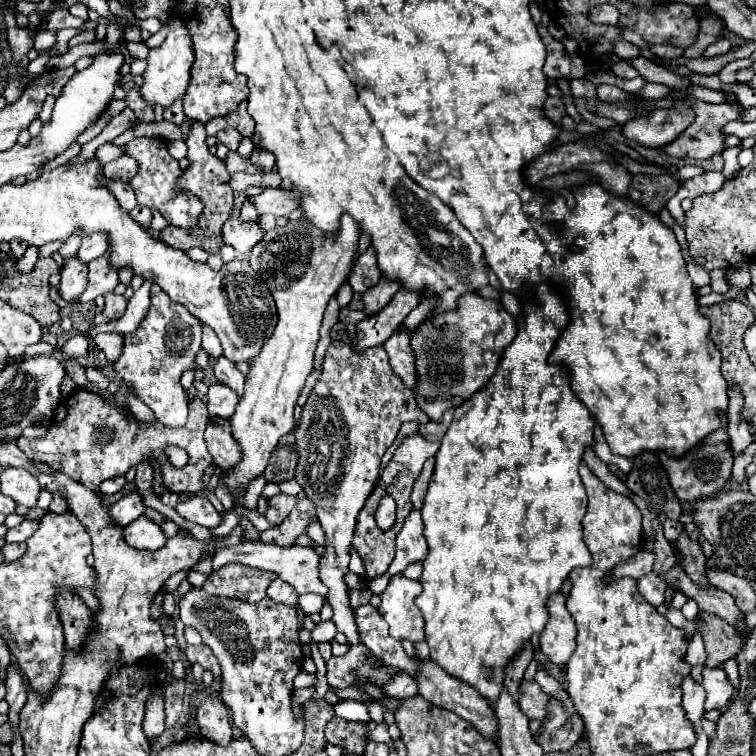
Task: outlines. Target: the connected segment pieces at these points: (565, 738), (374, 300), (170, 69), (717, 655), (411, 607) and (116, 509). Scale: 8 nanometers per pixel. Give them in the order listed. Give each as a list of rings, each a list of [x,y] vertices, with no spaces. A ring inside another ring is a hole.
[[[550,700],[548,706],[548,718],[542,722],[542,728],[534,736],[536,742],[544,748],[544,752],[554,752],[554,750],[568,750],[570,746],[576,744],[576,740],[584,732],[584,722],[578,714],[570,716],[566,714],[558,700]]]
[[[380,278],[380,282],[376,286],[368,288],[368,292],[364,292],[364,296],[362,296],[362,302],[364,302],[362,312],[366,314],[366,318],[370,318],[372,314],[378,314],[392,300],[392,296],[398,290],[400,290],[400,284],[390,282],[386,278]]]
[[[170,18],[168,22],[170,34],[166,38],[166,42],[158,48],[150,48],[148,50],[148,66],[142,74],[144,84],[140,86],[140,94],[144,98],[144,102],[148,106],[162,106],[162,108],[170,108],[174,104],[176,98],[182,98],[188,84],[190,84],[190,66],[194,62],[194,52],[192,52],[192,40],[188,36],[188,30],[180,24],[180,20]]]
[[[700,612],[704,616],[704,644],[706,644],[706,666],[714,668],[728,658],[736,656],[742,648],[742,638],[738,638],[738,632],[720,620],[718,616],[712,616],[712,612]]]
[[[396,574],[390,578],[388,588],[380,594],[382,604],[378,610],[386,618],[392,638],[410,642],[424,640],[424,616],[414,604],[420,588],[418,580]]]
[[[132,490],[130,494],[122,496],[118,502],[114,502],[110,506],[110,514],[116,524],[128,526],[132,520],[136,520],[144,512],[144,508],[146,508],[146,504],[144,504],[142,494],[138,490]]]

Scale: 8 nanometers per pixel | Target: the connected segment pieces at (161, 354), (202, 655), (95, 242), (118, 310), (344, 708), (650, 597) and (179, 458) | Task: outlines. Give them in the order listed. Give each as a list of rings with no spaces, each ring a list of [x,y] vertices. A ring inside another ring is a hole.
[[[166,292],[152,296],[150,310],[138,330],[124,336],[122,356],[114,362],[114,372],[132,388],[134,396],[142,400],[156,416],[156,420],[170,428],[180,428],[188,418],[188,394],[180,384],[180,376],[194,366],[202,342],[202,324],[182,304],[168,298]]]
[[[200,644],[200,646],[186,646],[186,656],[188,656],[188,660],[194,664],[194,662],[198,662],[198,664],[202,664],[202,668],[208,668],[212,674],[214,674],[214,678],[220,678],[220,666],[218,666],[218,660],[216,660],[216,656],[212,654],[212,650],[206,646],[206,644]]]
[[[92,234],[86,240],[82,240],[82,246],[78,250],[78,258],[80,262],[88,264],[90,260],[100,258],[108,248],[108,238],[104,234]]]
[[[108,294],[106,296],[106,306],[102,310],[102,314],[108,318],[108,320],[116,320],[124,314],[126,310],[126,298],[124,296],[116,296],[116,294]]]
[[[340,700],[336,706],[336,716],[352,722],[370,722],[370,714],[366,706],[358,700]]]
[[[648,574],[648,576],[642,576],[638,580],[638,588],[640,588],[640,594],[654,606],[660,606],[662,600],[664,600],[664,580],[660,580],[658,574]]]
[[[170,446],[170,448],[166,450],[166,454],[168,454],[168,460],[170,460],[174,466],[178,466],[178,468],[186,466],[186,462],[188,462],[188,454],[186,454],[184,450],[180,450],[180,448]]]

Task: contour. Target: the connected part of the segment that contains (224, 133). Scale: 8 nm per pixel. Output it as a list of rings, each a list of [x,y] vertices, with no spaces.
[[[226,128],[226,130],[220,130],[220,132],[216,134],[216,138],[218,138],[218,142],[222,142],[224,146],[228,146],[230,150],[236,150],[244,136],[242,136],[238,130],[234,130],[234,128]]]

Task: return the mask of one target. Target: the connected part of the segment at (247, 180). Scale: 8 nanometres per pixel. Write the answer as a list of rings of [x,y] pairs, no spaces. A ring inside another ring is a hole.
[[[238,172],[238,174],[230,176],[230,188],[234,192],[244,192],[250,186],[262,186],[262,174],[244,174],[244,172]]]

